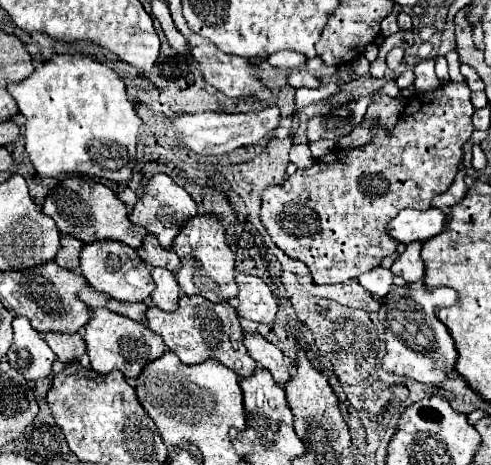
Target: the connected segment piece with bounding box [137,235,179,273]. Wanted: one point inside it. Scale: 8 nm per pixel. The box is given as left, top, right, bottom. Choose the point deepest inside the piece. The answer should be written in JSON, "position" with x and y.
{"position":[151,252]}

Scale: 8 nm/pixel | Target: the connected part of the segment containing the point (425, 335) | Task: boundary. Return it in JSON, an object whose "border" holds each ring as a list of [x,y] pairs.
{"border":[[[411,285],[393,287],[381,301],[379,321],[387,335],[387,355],[383,359],[383,369],[395,375],[407,375],[421,383],[437,385],[445,381],[449,371],[453,371],[457,361],[457,349],[453,337],[445,325],[435,317],[437,307],[449,307],[457,301],[457,293],[449,287],[439,287],[427,291],[425,287],[413,291]]]}

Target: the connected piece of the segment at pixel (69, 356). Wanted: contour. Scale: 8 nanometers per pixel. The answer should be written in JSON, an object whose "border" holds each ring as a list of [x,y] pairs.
{"border":[[[47,333],[45,341],[63,363],[79,361],[85,353],[85,341],[79,333]]]}

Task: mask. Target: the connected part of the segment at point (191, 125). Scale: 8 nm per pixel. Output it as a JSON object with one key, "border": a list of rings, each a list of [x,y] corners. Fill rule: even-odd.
{"border":[[[273,105],[255,113],[237,113],[237,115],[213,113],[213,111],[195,113],[195,115],[179,115],[171,119],[171,125],[173,125],[173,131],[183,137],[183,141],[187,143],[191,151],[199,155],[223,155],[237,147],[259,143],[267,133],[279,127],[279,121],[281,121],[279,107]]]}

